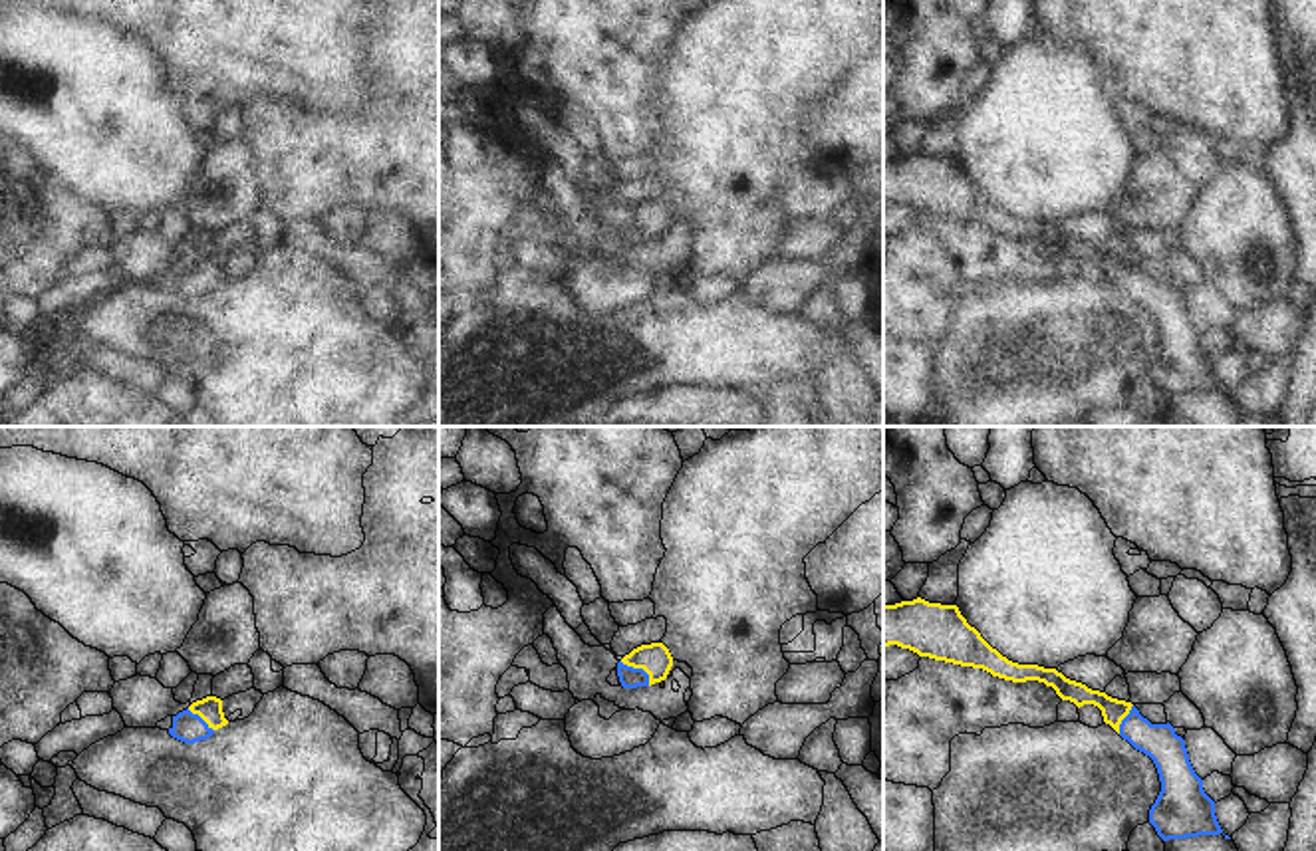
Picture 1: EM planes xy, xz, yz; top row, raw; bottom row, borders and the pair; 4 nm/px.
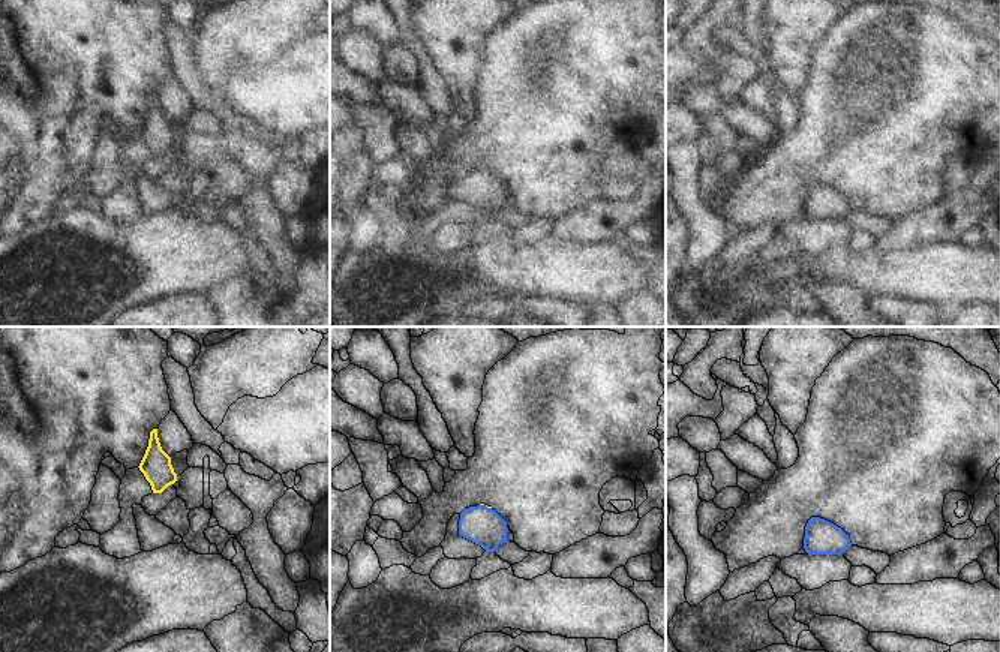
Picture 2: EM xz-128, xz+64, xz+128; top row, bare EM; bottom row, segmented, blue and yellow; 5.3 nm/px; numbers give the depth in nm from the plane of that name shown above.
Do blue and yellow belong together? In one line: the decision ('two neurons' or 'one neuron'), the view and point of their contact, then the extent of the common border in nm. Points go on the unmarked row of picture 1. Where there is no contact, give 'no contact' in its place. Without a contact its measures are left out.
one neuron | xz (640, 225) | 160 nm

